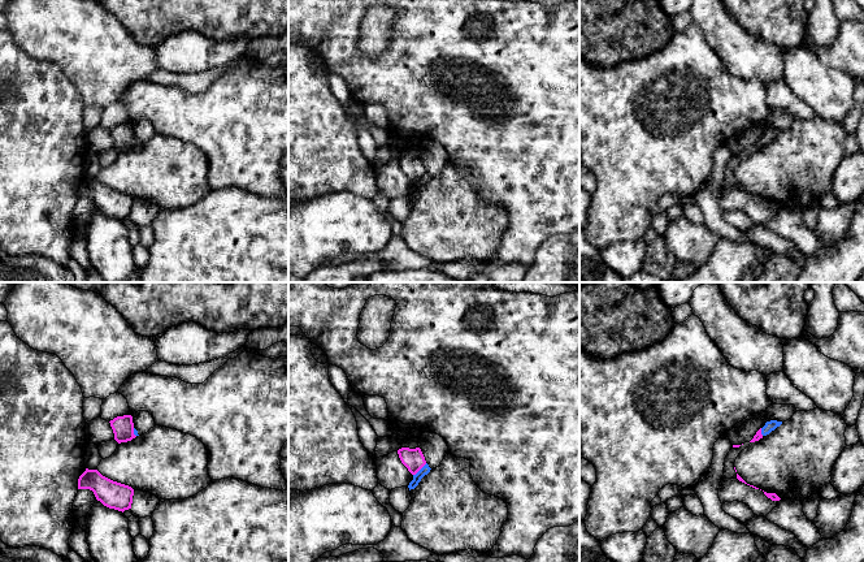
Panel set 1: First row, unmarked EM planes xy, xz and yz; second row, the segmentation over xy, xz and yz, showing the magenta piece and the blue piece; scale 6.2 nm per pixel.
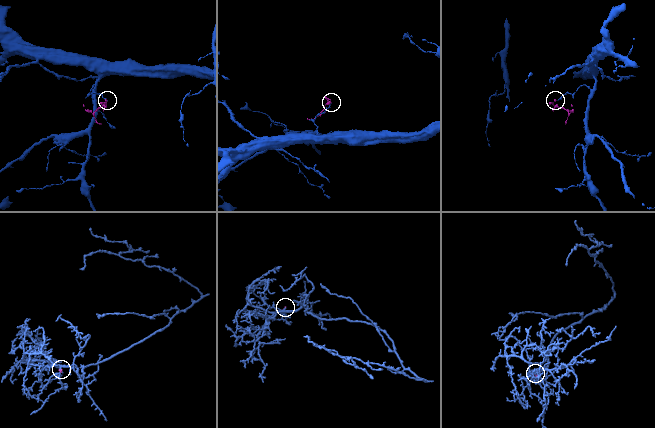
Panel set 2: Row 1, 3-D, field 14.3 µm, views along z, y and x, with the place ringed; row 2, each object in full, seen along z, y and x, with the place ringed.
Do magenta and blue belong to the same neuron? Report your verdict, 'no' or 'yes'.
no

